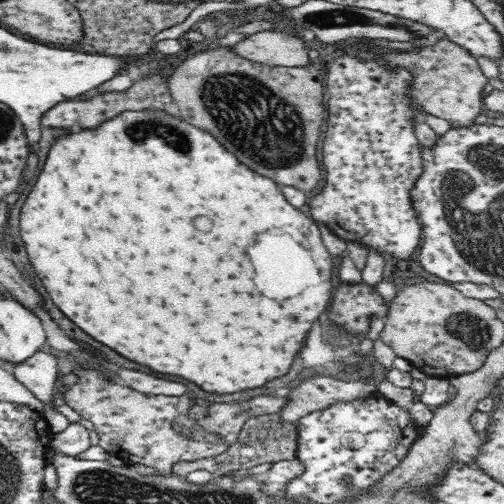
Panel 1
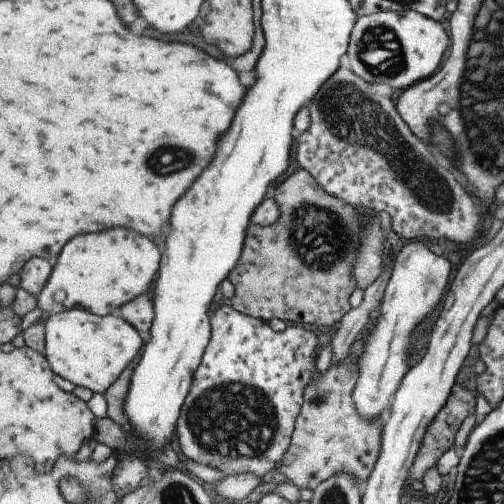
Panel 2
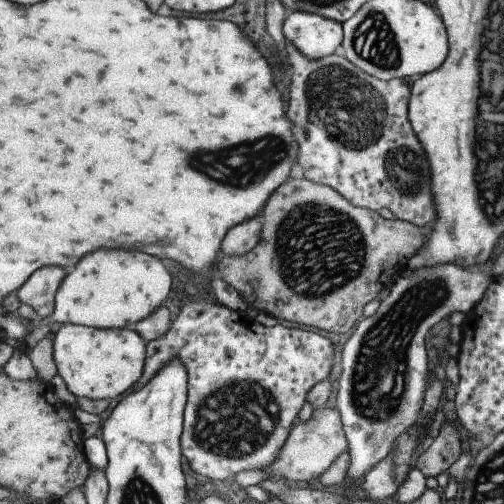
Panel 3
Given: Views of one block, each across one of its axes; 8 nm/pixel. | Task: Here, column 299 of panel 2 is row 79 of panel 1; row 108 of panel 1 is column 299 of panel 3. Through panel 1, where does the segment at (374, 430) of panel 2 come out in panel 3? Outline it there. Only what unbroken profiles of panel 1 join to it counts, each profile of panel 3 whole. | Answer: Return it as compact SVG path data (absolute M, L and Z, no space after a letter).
M329 404L323 410L313 412L313 416L311 416L311 420L307 424L299 424L295 428L295 432L291 432L291 438L283 446L283 450L281 450L281 454L279 454L275 464L271 464L265 470L241 472L239 476L235 476L235 482L241 488L247 488L247 486L259 486L267 478L273 478L277 482L283 482L283 480L293 480L293 482L313 480L313 478L319 478L323 472L327 472L329 466L343 452L349 452L349 448L351 446L349 446L349 440L347 440L347 432L343 428L343 416L341 416L341 412L337 410L335 404Z

